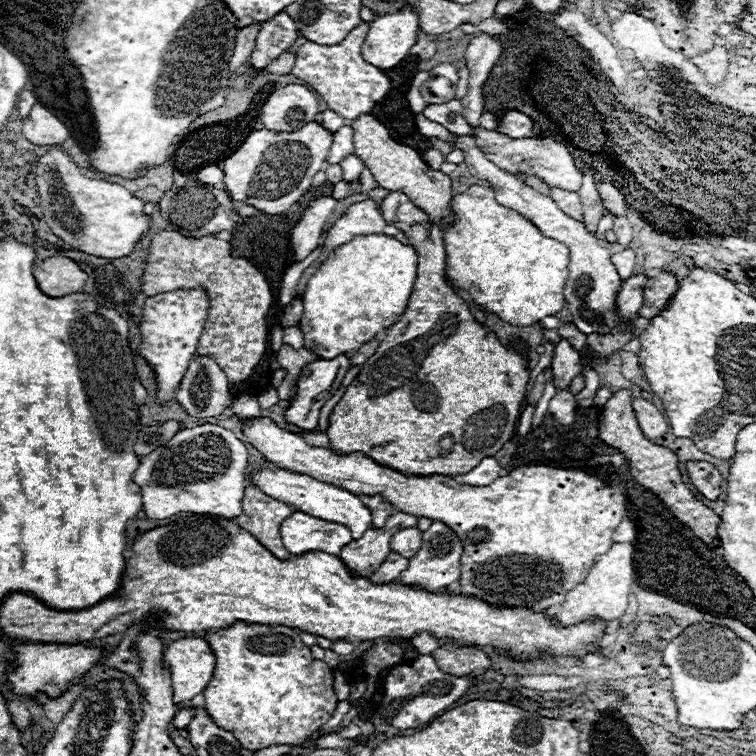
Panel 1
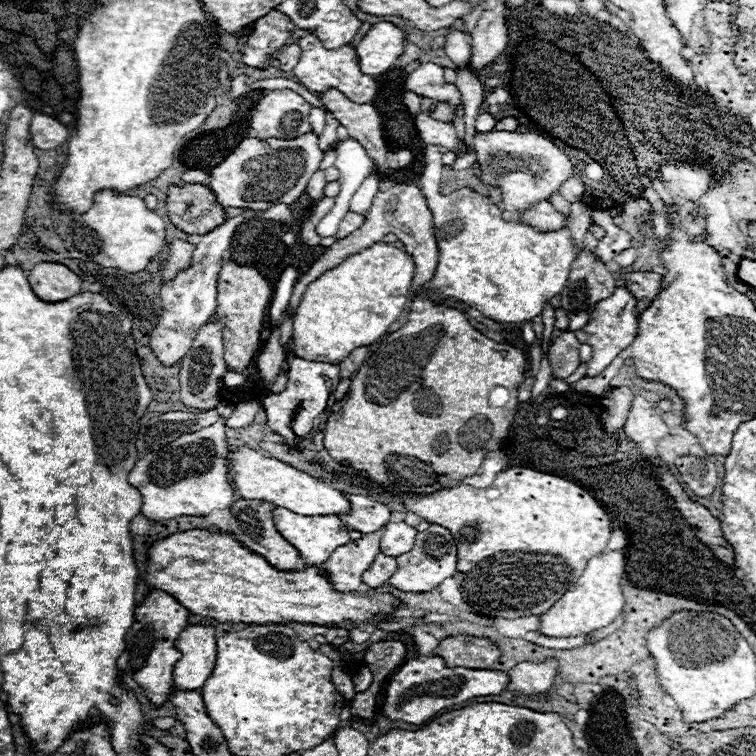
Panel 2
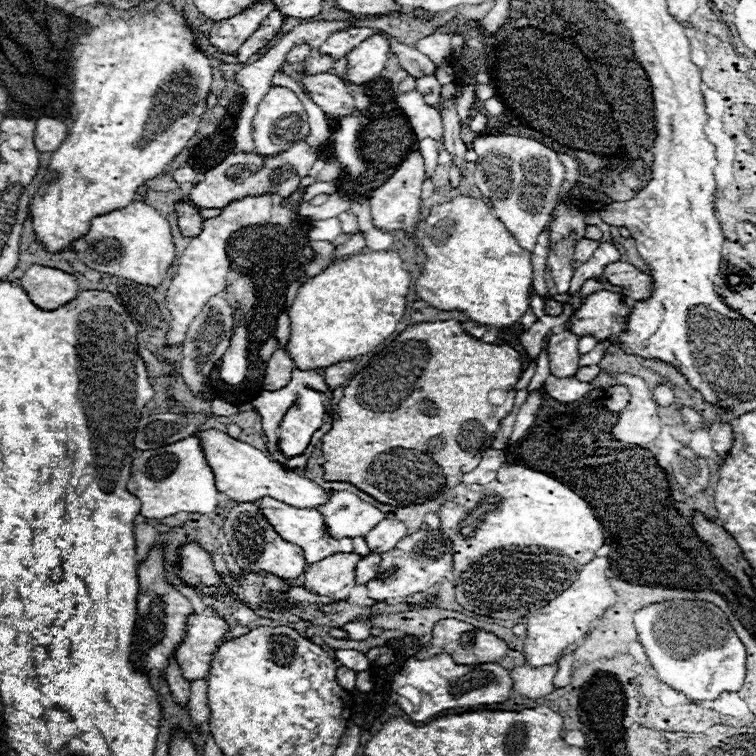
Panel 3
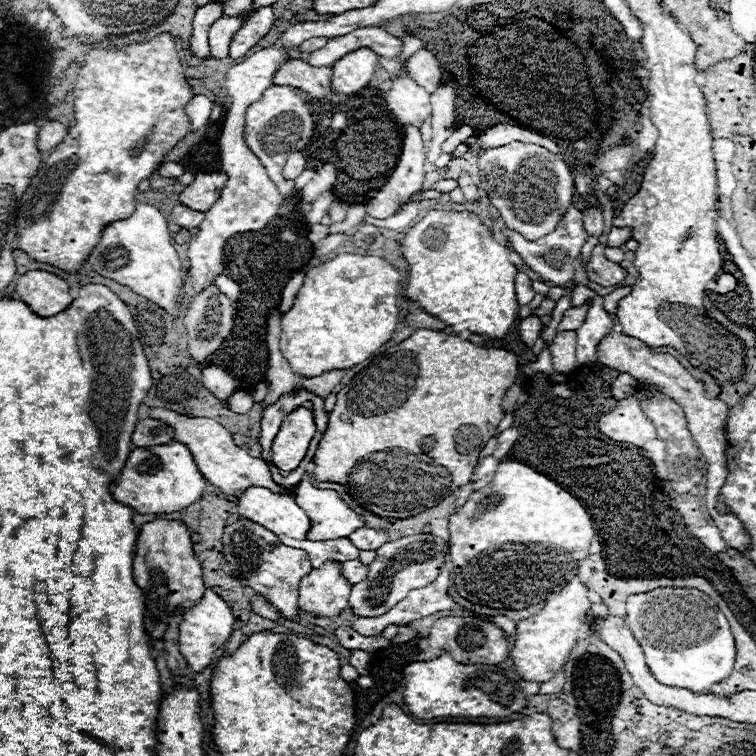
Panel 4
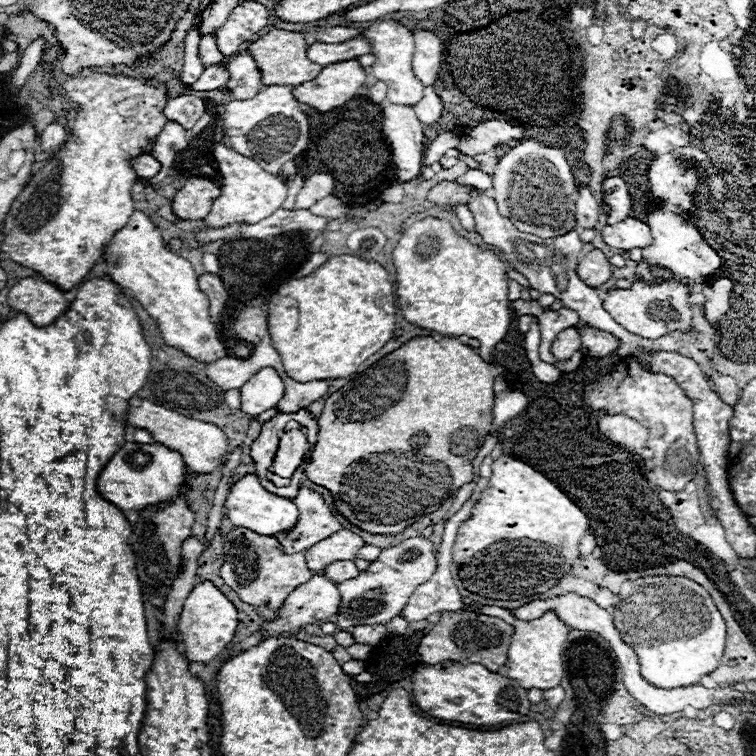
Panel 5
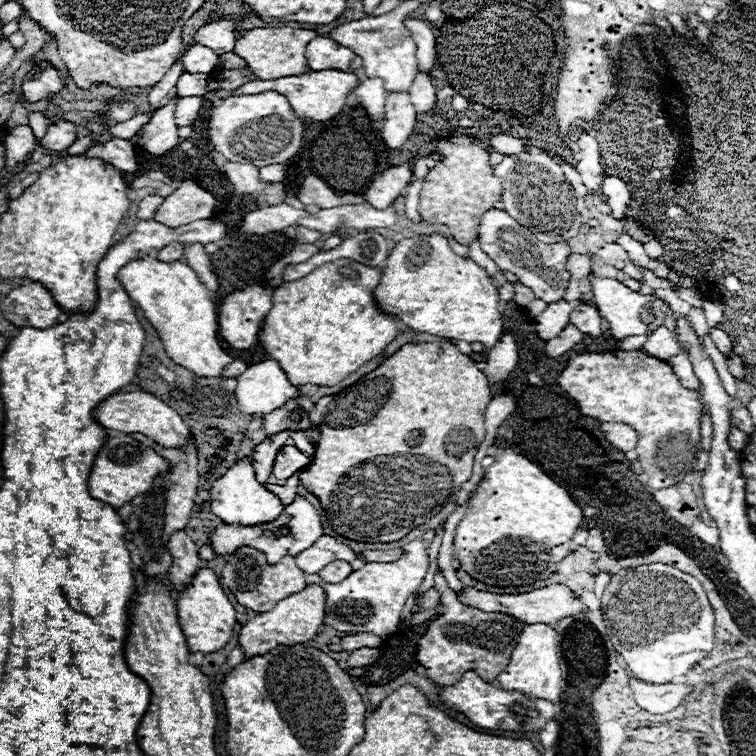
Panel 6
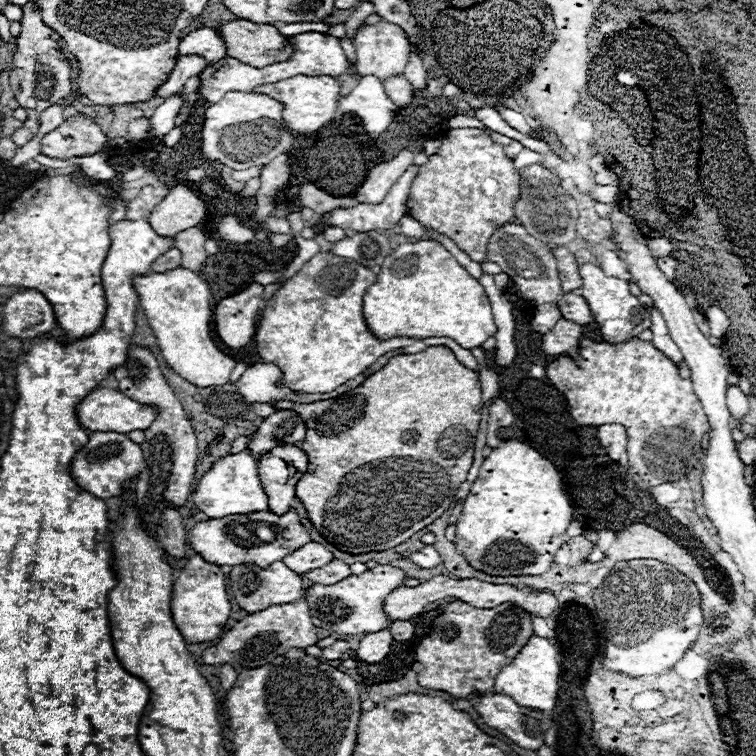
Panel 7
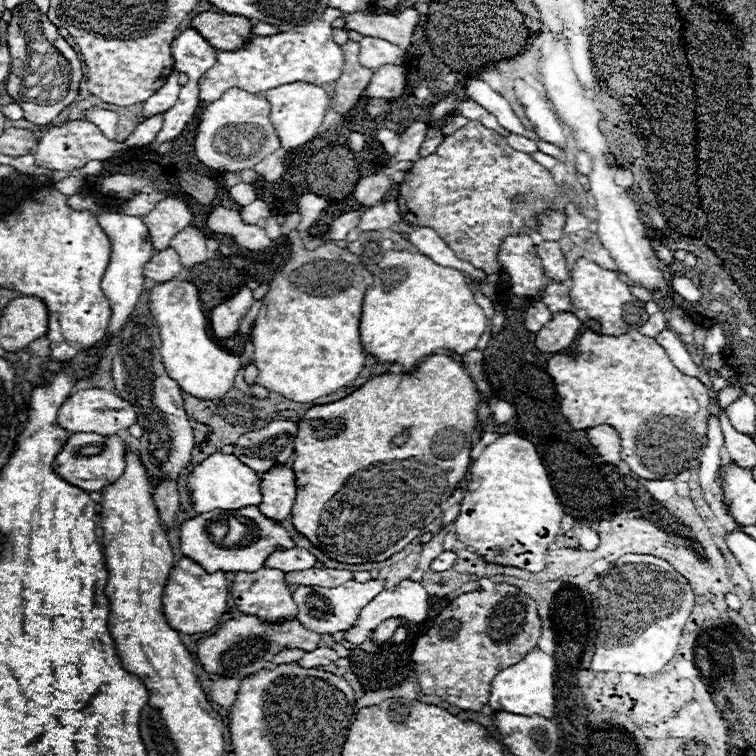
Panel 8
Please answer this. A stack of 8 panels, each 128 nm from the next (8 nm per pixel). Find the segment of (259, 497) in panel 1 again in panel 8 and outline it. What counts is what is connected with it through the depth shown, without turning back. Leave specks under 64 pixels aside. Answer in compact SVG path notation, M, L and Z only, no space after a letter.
M262 568L258 572L236 572L230 584L230 592L242 614L254 614L264 622L276 622L298 612L290 584L286 584L286 572L280 572L276 568Z

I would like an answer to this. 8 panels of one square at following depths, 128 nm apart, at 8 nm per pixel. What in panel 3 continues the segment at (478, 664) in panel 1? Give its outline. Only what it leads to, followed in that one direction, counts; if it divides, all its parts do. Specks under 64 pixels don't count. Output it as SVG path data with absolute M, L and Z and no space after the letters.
M446 618L446 620L440 620L436 626L434 626L434 632L432 632L432 644L428 648L428 656L434 656L434 654L450 654L454 658L456 664L464 664L464 666L470 666L470 664L492 664L492 662L498 662L506 656L506 644L504 640L500 640L498 636L490 634L490 632L484 632L472 624L466 624L466 622L458 622L454 618Z

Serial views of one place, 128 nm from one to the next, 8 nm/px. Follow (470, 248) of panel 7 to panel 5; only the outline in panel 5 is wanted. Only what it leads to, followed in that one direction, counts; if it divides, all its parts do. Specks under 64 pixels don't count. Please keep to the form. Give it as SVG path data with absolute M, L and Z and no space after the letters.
M442 182L428 192L428 200L444 208L454 208L456 204L468 204L470 186L458 186L456 182Z

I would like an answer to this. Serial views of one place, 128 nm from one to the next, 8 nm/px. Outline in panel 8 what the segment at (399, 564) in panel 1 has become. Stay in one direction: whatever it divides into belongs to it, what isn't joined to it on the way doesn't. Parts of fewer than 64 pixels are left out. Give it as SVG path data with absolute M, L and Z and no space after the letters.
M310 568L304 572L290 572L286 574L288 584L298 586L340 586L348 580L352 580L350 570L334 570L334 568Z

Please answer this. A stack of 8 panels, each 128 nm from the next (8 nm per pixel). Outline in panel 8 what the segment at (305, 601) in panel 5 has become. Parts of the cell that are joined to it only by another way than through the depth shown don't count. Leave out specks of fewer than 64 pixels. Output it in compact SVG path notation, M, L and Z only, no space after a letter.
M242 614L236 620L228 620L216 634L198 640L198 660L208 674L238 678L256 674L258 670L264 668L264 664L272 662L272 658L284 648L302 648L306 652L312 652L318 646L320 646L320 634L304 628L296 616L268 624L256 616Z

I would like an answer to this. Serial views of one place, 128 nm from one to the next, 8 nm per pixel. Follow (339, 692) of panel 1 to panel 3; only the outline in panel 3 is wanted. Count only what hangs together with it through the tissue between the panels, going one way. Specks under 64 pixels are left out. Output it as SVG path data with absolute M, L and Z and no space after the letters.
M340 666L338 672L336 672L336 678L338 678L338 684L344 688L344 690L354 690L354 682L356 682L356 672L346 668L346 666Z

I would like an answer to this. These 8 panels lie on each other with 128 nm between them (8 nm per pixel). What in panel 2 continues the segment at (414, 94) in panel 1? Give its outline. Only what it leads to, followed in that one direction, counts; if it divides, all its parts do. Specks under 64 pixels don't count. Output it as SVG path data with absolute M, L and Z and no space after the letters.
M422 62L414 70L414 74L409 74L405 81L405 89L424 98L448 102L452 106L460 104L458 88L444 84L444 70L432 62Z

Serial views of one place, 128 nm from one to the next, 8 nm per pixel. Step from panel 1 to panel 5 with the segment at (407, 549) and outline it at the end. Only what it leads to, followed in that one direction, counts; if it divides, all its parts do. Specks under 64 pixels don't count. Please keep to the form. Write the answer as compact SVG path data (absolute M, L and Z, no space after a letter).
M340 530L336 534L332 534L330 538L314 544L312 548L306 550L306 564L308 568L312 568L314 572L324 570L326 564L336 562L336 560L354 560L356 552L366 546L366 542L348 530Z

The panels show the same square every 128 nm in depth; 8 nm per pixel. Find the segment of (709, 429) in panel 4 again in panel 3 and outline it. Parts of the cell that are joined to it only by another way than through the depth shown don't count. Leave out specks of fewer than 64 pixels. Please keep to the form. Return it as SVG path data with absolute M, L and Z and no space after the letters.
M656 386L654 388L654 394L656 394L656 402L660 406L674 404L674 394L672 394L672 388L670 386Z

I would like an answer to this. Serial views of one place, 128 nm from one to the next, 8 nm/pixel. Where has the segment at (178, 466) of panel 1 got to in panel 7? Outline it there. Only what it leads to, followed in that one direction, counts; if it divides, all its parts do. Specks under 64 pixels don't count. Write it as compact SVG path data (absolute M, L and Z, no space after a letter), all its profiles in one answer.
M92 432L90 442L76 456L72 464L72 476L76 482L96 498L114 498L124 492L124 484L136 478L144 470L144 458L140 444L132 442L126 434L118 432Z

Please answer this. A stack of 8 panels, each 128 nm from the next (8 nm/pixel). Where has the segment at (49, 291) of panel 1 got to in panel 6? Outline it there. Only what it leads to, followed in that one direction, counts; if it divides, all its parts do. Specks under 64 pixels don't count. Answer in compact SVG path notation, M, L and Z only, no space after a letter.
M30 282L28 286L10 290L2 302L2 314L18 328L48 328L58 324L64 312L42 284Z

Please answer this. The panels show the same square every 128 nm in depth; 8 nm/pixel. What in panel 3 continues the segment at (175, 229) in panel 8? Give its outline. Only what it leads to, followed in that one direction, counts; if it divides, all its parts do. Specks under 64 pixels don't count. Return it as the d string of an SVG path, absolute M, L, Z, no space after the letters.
M306 140L296 142L286 152L280 152L278 156L264 158L260 154L244 154L234 152L230 154L222 164L208 170L204 174L204 180L196 184L190 192L190 200L200 208L224 208L232 200L242 200L244 196L260 196L260 194L276 194L280 198L288 198L294 194L300 186L300 178L308 176L312 164L318 160L316 148L310 146Z

